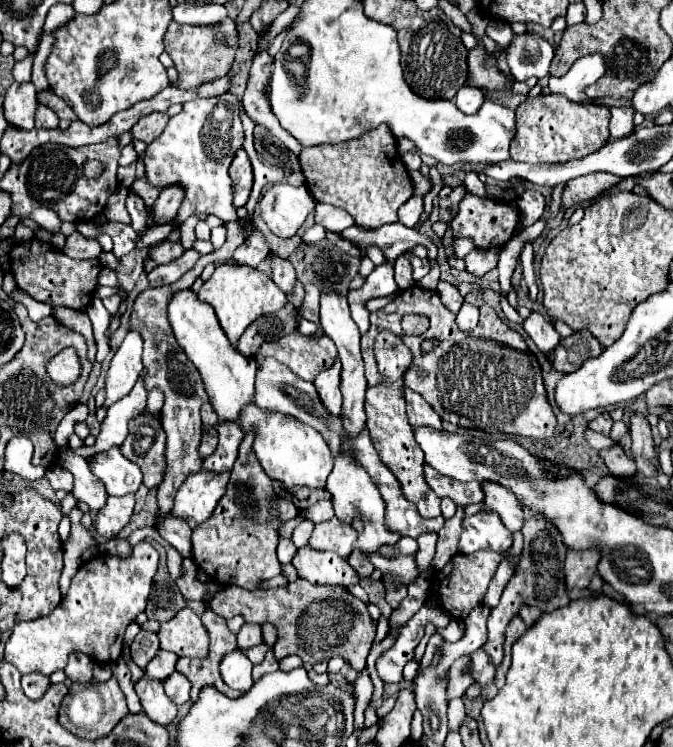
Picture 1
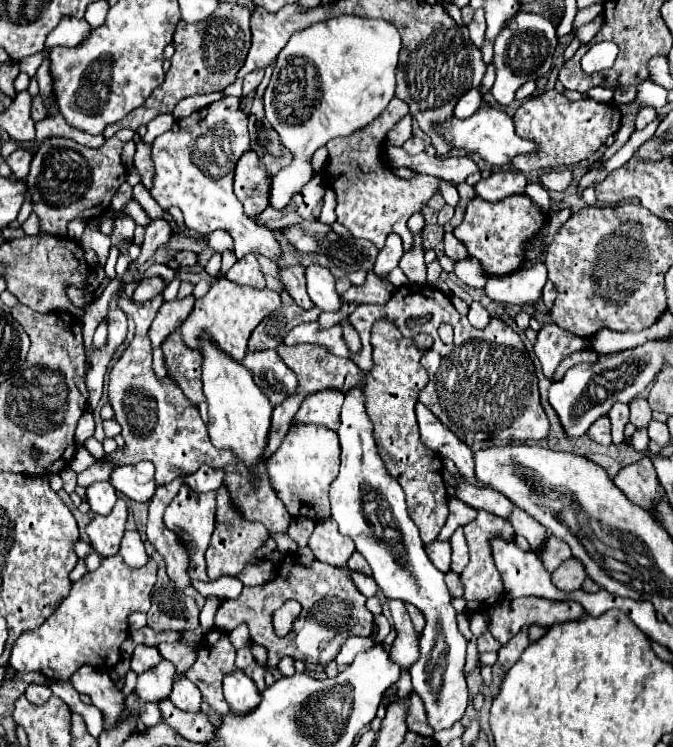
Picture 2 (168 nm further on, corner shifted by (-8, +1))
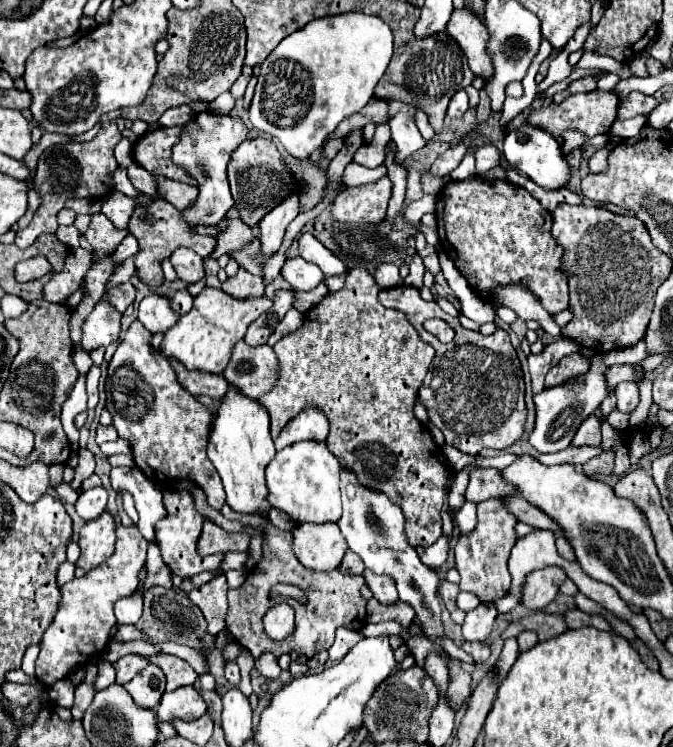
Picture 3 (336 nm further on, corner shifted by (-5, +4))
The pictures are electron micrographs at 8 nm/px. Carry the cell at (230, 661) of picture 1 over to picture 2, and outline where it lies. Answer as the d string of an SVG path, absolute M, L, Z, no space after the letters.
M232 671L224 679L224 699L234 715L246 715L260 703L260 693L254 681L244 671Z

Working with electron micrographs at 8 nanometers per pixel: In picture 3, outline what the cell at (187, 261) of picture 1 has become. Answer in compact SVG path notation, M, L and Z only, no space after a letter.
M125 282L125 284L121 284L119 288L109 290L109 302L111 302L119 312L125 312L127 306L135 300L135 294L137 294L137 288L135 288L131 282Z

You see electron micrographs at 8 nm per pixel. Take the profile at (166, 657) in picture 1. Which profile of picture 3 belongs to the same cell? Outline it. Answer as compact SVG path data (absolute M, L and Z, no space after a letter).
M149 664L131 682L123 684L123 688L131 694L135 704L139 704L141 708L155 708L165 692L163 670L155 664Z

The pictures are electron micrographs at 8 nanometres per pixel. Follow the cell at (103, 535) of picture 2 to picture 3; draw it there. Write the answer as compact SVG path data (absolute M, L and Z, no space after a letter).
M109 510L83 524L79 532L79 546L81 558L77 560L77 566L83 570L91 570L111 556L115 548L115 518Z

